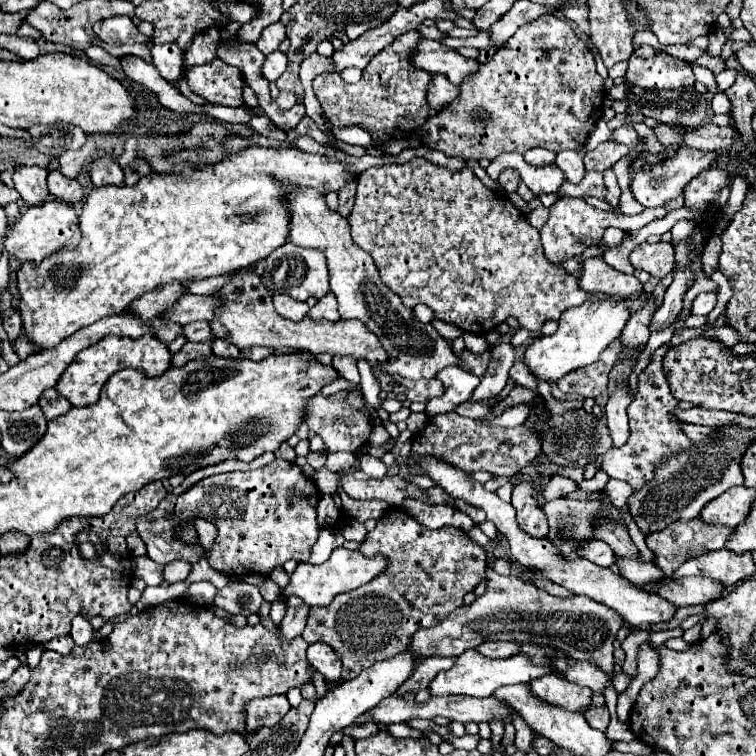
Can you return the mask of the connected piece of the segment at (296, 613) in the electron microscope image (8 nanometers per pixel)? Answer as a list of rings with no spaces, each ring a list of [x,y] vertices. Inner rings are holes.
[[[307,606],[287,608],[287,614],[285,614],[283,622],[279,624],[279,630],[281,630],[281,634],[283,634],[287,640],[297,638],[297,636],[303,632],[305,622],[307,622],[307,620],[305,620],[305,618],[307,618],[307,612],[309,612]]]

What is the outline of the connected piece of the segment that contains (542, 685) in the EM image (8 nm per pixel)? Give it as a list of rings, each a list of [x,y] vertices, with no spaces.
[[[547,674],[531,682],[535,694],[545,702],[563,706],[567,710],[585,710],[591,706],[591,690],[575,686],[557,674]]]

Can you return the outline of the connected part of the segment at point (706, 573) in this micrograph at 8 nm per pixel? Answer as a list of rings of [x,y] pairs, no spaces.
[[[727,548],[721,550],[709,550],[697,558],[691,558],[683,562],[673,572],[673,578],[685,578],[685,576],[701,576],[701,578],[713,578],[723,588],[731,588],[739,580],[751,576],[755,572],[755,562],[749,552],[735,554]]]

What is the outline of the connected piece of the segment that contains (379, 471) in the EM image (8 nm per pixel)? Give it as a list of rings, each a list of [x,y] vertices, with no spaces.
[[[365,454],[365,456],[359,460],[359,470],[365,472],[365,474],[369,474],[371,478],[383,478],[385,472],[387,472],[385,464],[383,464],[379,458],[373,458],[373,456],[369,456],[369,454]]]

